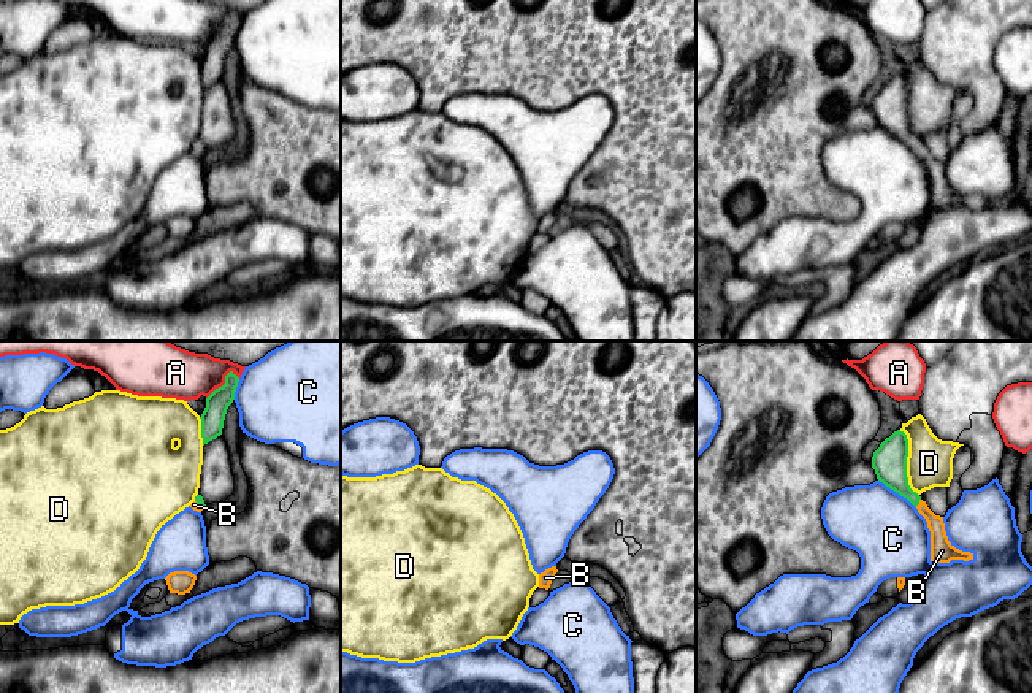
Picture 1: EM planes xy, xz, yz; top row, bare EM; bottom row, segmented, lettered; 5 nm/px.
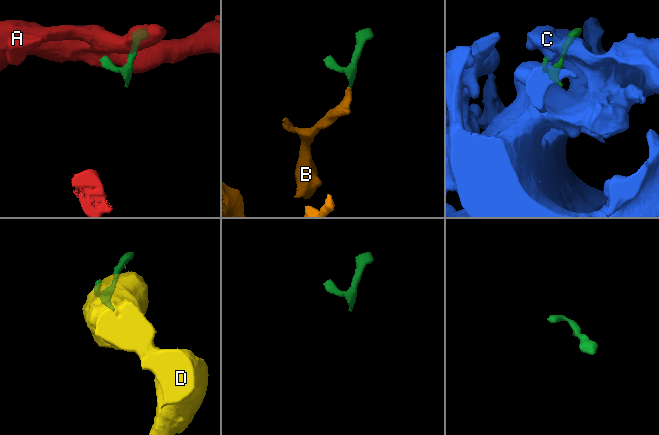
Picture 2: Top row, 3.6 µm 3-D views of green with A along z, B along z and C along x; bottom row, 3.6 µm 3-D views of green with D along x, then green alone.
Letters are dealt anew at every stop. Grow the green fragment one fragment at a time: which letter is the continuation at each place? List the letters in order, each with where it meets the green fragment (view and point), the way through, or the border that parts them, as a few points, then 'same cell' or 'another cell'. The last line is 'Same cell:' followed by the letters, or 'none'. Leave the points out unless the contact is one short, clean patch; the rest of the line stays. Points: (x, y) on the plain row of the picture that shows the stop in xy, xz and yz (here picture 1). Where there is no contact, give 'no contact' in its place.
A: meets green in xy at (225, 26); border along xy (240, 22), (230, 16), (225, 26), (206, 43); another cell
B: meets green in yz at (918, 148); runs through yz (890, 108), (894, 122), (918, 148), (934, 167), (940, 191); same cell
C: meets green in yz at (898, 137); another cell
D: meets green in yz at (905, 107); another cell
Same cell: B

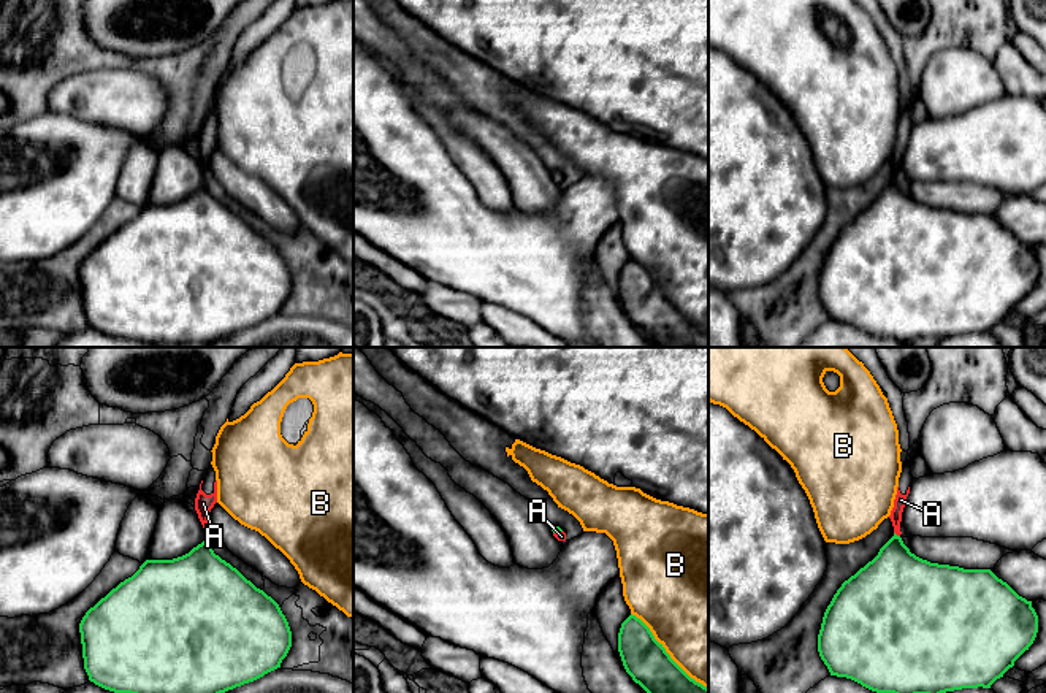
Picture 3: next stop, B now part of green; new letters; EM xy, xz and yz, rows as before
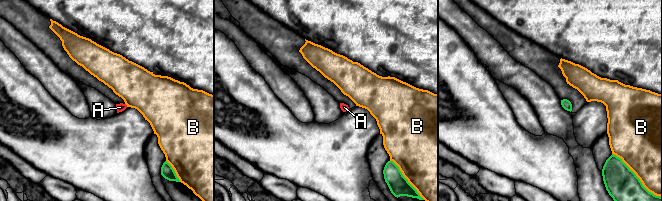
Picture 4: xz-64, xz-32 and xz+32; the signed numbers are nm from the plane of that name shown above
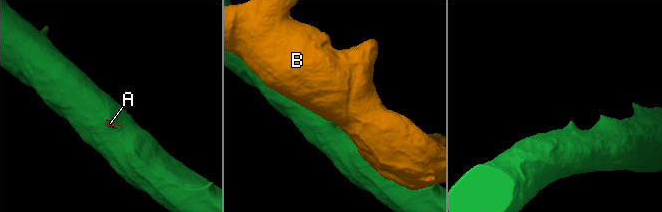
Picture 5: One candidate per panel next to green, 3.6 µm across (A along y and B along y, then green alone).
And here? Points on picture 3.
A: meets green in yz at (896, 179); runs through yz (896, 229), (896, 179), (896, 156), (900, 145); same cell
B: meets green in xz at (666, 297); another cell
Same cell: A

